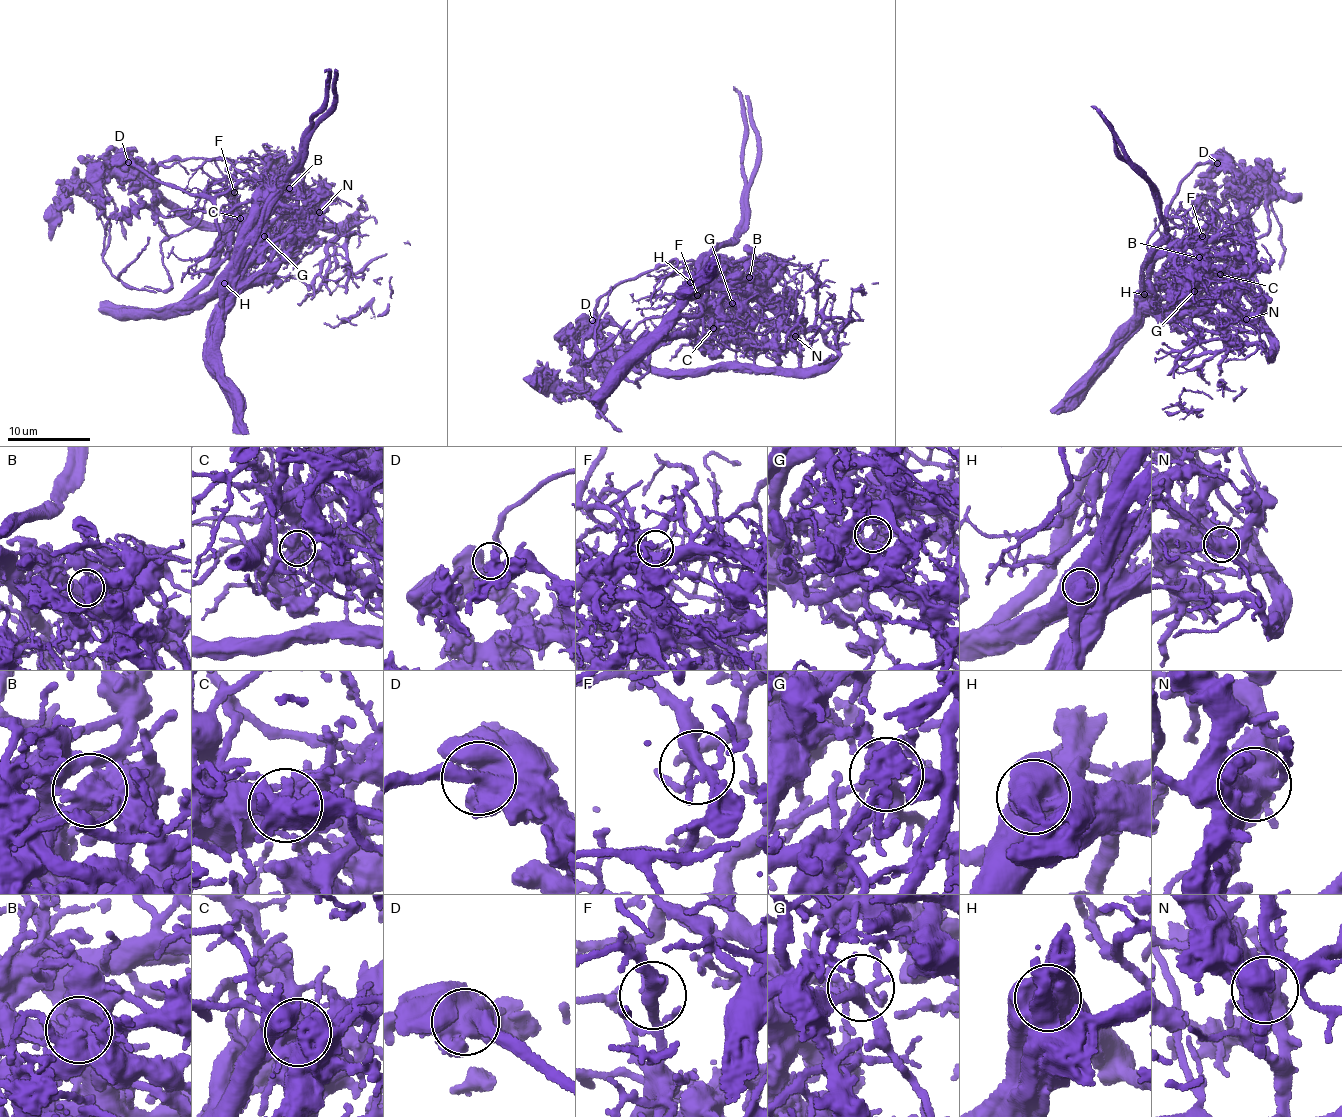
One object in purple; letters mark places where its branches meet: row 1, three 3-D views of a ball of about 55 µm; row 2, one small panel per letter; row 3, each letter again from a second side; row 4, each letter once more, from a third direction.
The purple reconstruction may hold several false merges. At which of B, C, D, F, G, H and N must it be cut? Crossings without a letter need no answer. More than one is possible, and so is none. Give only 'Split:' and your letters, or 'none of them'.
Split: B, C, G, H, N

